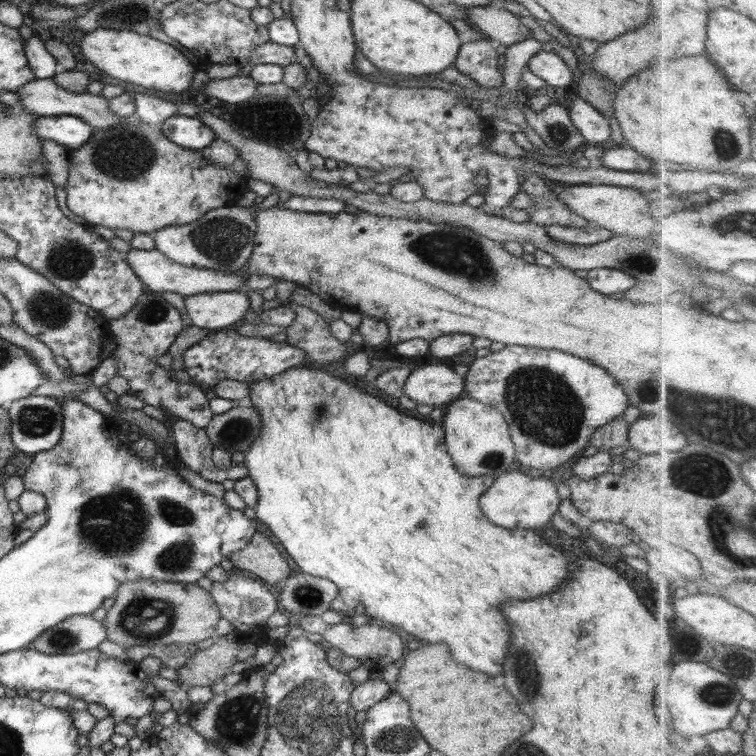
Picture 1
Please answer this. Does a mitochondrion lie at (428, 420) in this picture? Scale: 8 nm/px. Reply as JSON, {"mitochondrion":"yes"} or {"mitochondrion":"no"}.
{"mitochondrion":"no"}

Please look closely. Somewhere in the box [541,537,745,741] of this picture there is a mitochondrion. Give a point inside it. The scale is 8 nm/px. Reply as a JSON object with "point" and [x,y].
{"point":[720,694]}

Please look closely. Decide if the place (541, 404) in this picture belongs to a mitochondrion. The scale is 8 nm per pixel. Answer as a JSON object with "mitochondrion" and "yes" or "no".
{"mitochondrion":"yes"}

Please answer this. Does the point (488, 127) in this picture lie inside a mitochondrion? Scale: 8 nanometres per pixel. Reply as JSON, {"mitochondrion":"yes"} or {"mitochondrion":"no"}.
{"mitochondrion":"no"}

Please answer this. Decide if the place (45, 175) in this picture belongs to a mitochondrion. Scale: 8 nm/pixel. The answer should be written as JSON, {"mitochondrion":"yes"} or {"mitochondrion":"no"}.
{"mitochondrion":"no"}

